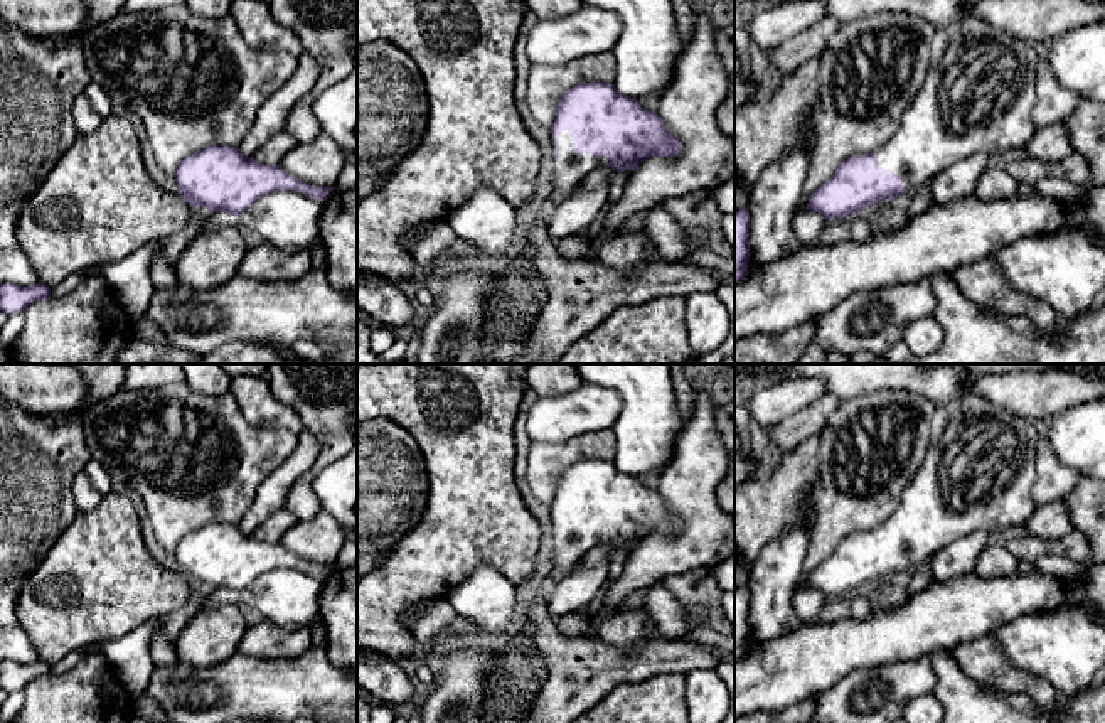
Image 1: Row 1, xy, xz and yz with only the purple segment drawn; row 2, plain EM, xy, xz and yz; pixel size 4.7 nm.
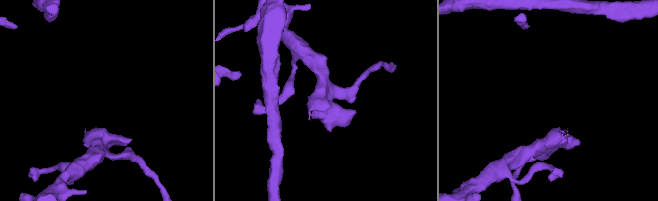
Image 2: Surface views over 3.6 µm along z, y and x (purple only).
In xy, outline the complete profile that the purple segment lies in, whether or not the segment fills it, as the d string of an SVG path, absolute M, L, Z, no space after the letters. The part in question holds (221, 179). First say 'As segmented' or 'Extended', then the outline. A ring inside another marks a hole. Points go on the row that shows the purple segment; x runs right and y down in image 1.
As segmented. M212 145L185 157L173 177L179 194L189 204L234 216L271 192L296 190L323 201L334 190L305 184L281 165L259 163L226 145Z

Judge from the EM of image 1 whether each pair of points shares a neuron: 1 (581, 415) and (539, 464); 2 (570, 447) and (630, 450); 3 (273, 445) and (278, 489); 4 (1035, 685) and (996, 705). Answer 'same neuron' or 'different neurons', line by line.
1: different neurons
2: different neurons
3: different neurons
4: different neurons

